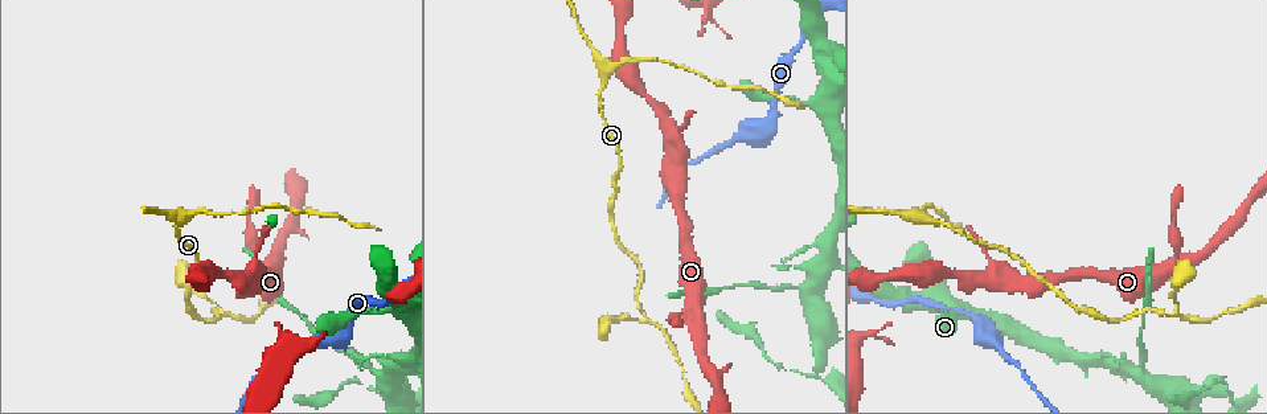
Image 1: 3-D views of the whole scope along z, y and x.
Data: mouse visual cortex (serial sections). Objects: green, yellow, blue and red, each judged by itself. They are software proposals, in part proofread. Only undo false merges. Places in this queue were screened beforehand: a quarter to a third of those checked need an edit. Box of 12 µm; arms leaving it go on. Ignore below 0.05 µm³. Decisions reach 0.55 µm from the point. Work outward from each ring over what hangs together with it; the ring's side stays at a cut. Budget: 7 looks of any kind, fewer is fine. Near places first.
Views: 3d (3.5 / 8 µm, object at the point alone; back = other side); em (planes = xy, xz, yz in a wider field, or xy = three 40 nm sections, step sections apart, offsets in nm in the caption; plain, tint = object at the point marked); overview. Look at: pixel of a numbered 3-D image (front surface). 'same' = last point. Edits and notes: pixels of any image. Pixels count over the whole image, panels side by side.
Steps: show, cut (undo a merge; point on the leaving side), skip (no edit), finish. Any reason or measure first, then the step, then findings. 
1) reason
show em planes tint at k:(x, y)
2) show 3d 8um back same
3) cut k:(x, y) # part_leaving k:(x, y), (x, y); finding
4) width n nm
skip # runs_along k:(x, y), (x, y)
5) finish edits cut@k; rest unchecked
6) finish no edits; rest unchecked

looks like a crossing
show 3d 3.5um at 1:(816, 284)

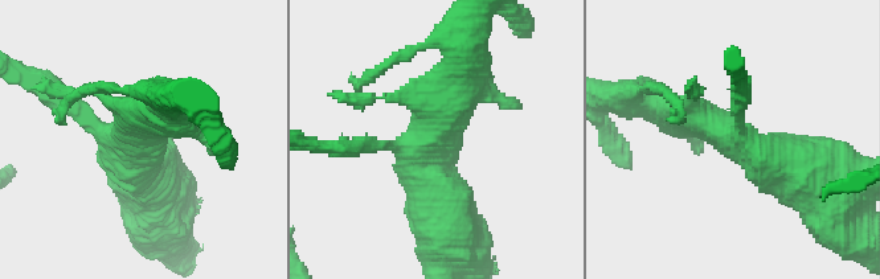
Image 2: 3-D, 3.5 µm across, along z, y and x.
arms 4; arm_widths 200, 300, 450, 700 nm
show em xy step 1 tint at 2:(134, 136)

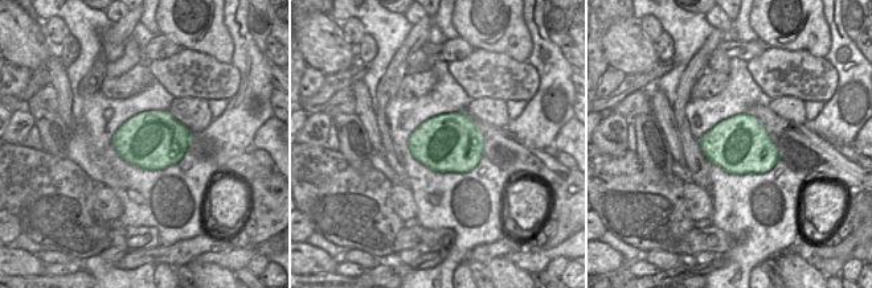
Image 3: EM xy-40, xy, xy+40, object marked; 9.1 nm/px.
width 550 nm
cut 2:(352, 144) # part_leaving 2:(388, 144), (323, 148); two cells meet here

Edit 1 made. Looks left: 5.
a narrow waist
show 3d 3.5um at 1:(1226, 385)

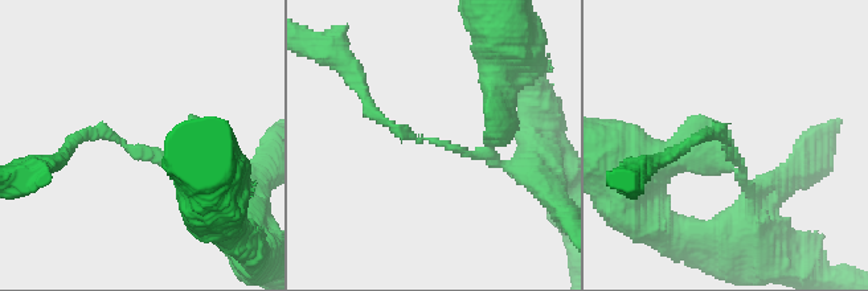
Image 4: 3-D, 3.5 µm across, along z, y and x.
arm_widths 150, 150 nm; shape alone is not enough
show em xy step 5 tint at 4:(126, 143)

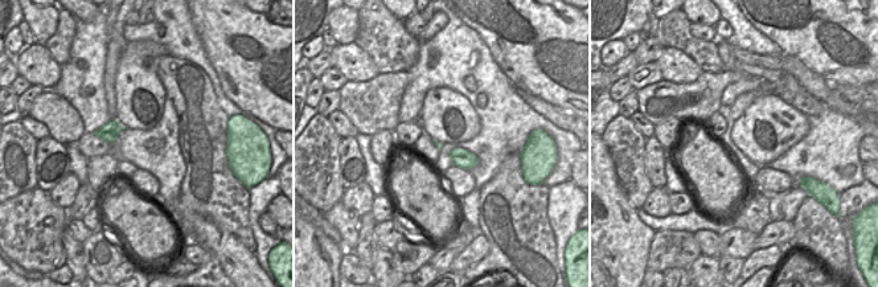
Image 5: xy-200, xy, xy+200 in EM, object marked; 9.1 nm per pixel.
skip # runs_along 4:(491, 142), (471, 156), (401, 132), (361, 91); all the same cell

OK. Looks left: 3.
thin neck
show em xy step 2 tint at 1:(1175, 314)

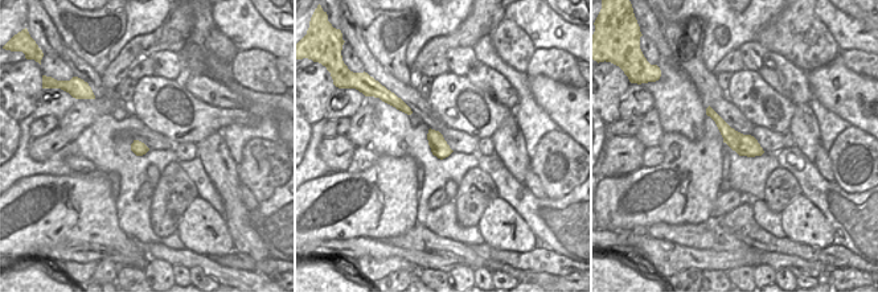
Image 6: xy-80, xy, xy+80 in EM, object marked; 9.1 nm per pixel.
wider look
show 3d 3.5um same

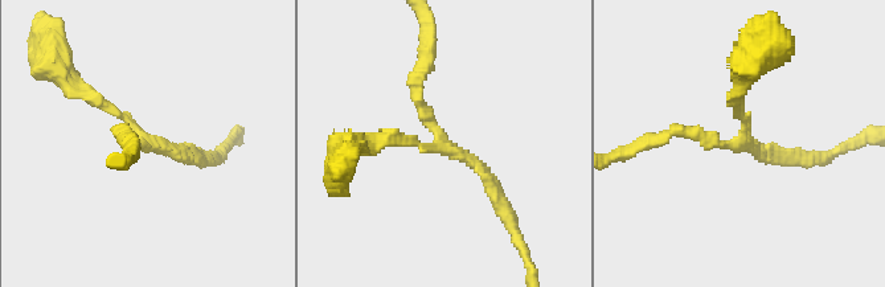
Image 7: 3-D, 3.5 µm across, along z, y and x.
skip # one cell here

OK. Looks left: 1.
finish edits cut@2; rest unchecked

